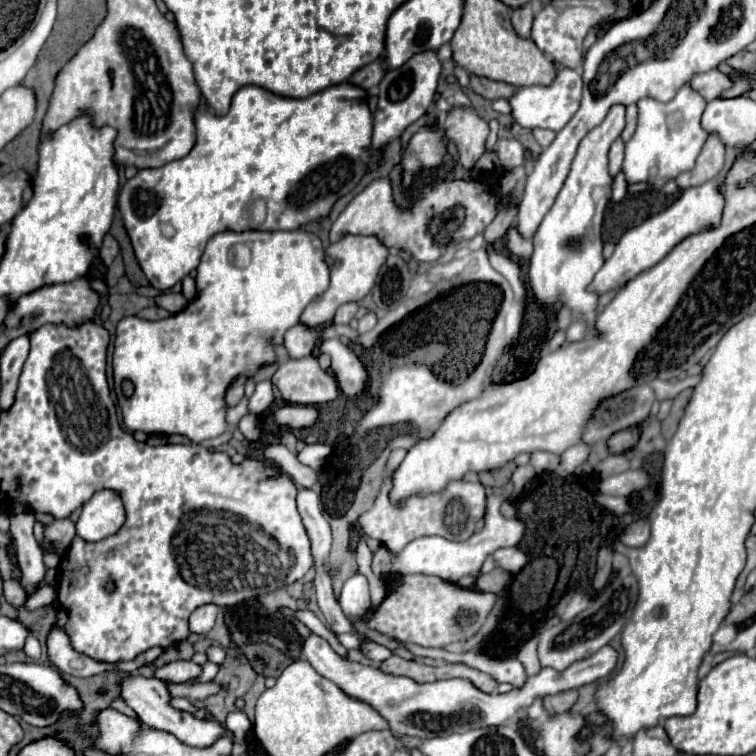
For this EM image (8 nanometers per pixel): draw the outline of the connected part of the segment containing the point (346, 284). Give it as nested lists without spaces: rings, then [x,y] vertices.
[[[346,235],[338,243],[328,245],[328,249],[326,249],[326,263],[330,267],[330,287],[322,295],[312,299],[312,303],[302,313],[300,321],[316,329],[320,325],[330,323],[334,319],[334,313],[336,313],[336,309],[340,305],[350,303],[350,301],[356,303],[356,301],[364,299],[370,293],[370,289],[374,287],[374,281],[378,277],[380,267],[386,261],[386,257],[388,257],[388,247],[374,235],[372,237]]]

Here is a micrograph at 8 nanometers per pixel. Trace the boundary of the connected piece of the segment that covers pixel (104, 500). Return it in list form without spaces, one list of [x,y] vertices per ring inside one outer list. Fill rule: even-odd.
[[[102,489],[92,495],[76,521],[76,533],[86,541],[102,541],[114,535],[124,525],[122,497],[112,489]]]

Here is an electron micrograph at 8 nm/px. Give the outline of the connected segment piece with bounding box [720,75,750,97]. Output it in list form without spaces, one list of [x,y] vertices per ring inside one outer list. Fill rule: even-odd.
[[[732,75],[732,81],[734,81],[732,89],[724,91],[720,97],[738,97],[738,95],[742,95],[744,91],[750,89],[750,83],[748,83],[746,79],[742,79],[742,77],[734,77],[734,75]]]

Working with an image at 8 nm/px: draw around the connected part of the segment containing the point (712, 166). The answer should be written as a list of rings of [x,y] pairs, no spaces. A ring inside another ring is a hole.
[[[708,135],[702,153],[696,159],[696,167],[692,171],[680,173],[676,177],[676,183],[680,189],[688,189],[688,187],[696,187],[696,185],[704,185],[706,181],[714,179],[720,175],[724,167],[724,143],[720,141],[718,135]]]

